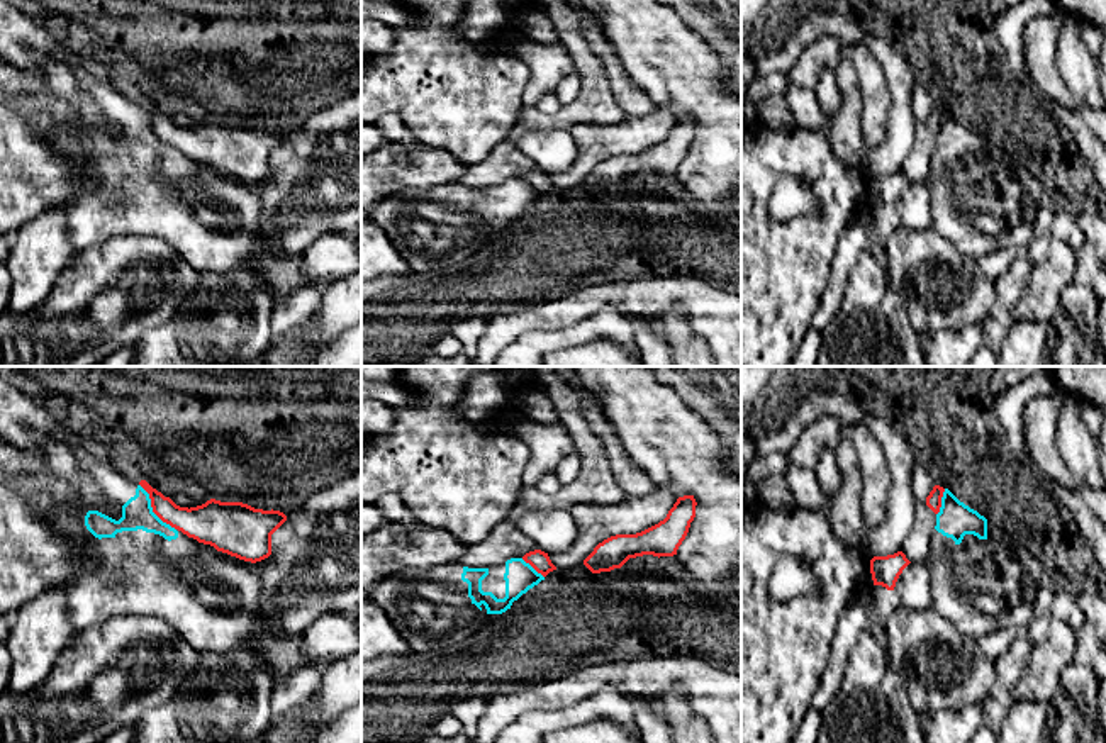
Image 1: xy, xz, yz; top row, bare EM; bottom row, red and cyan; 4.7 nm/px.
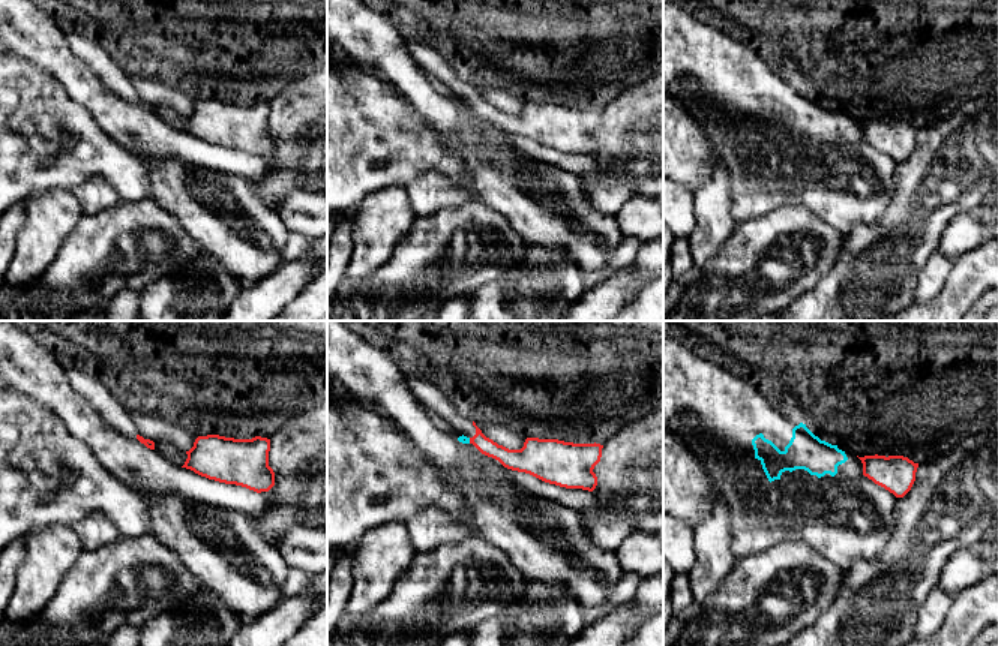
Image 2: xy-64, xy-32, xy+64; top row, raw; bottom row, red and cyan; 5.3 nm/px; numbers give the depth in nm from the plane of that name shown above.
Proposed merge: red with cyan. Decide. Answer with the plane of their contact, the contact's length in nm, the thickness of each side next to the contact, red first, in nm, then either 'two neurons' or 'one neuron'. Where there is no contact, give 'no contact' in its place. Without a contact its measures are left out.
xy | 280 nm | 180/140 nm | two neurons

